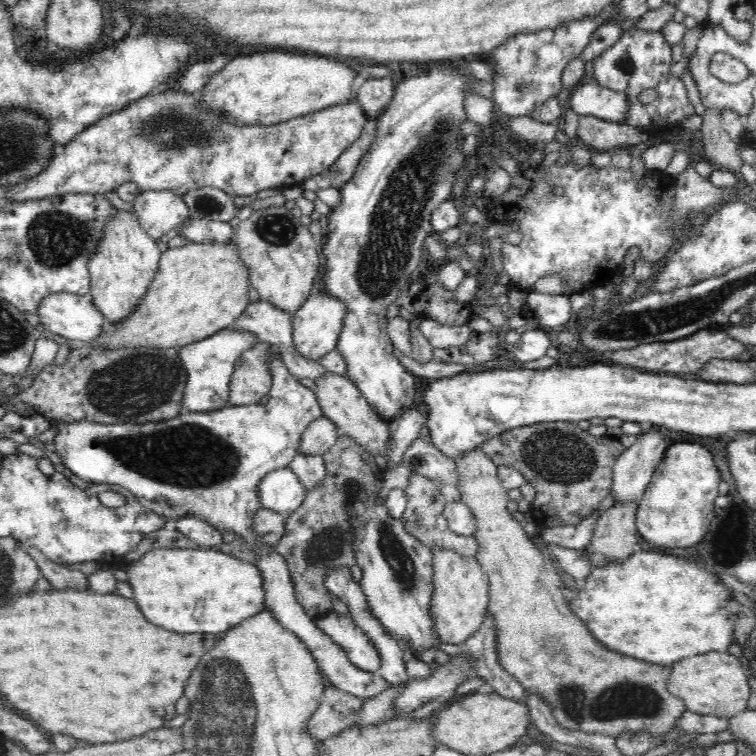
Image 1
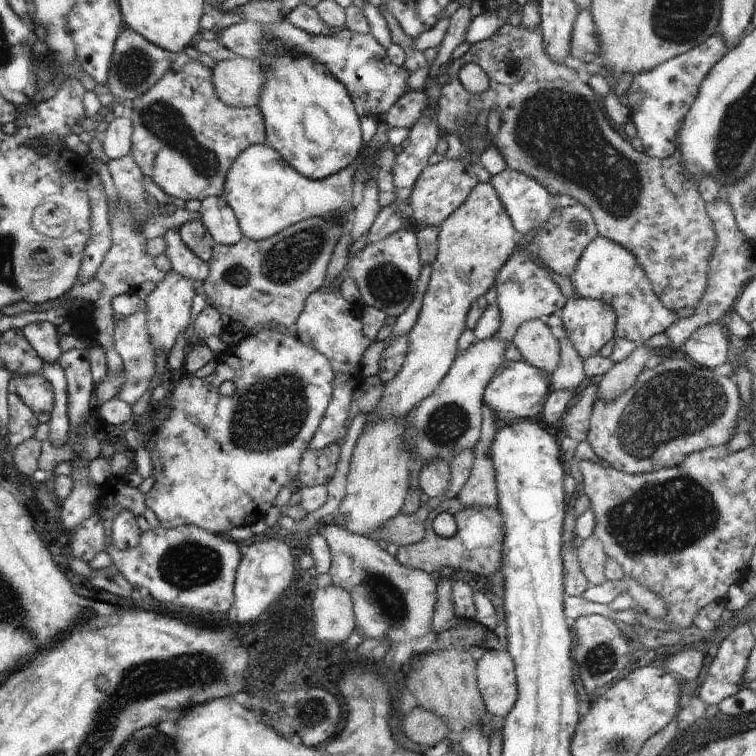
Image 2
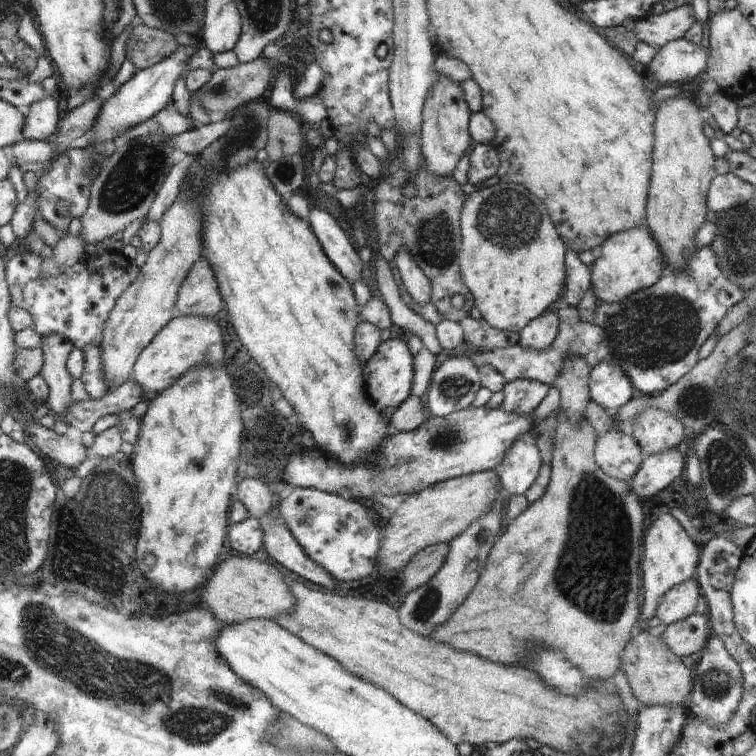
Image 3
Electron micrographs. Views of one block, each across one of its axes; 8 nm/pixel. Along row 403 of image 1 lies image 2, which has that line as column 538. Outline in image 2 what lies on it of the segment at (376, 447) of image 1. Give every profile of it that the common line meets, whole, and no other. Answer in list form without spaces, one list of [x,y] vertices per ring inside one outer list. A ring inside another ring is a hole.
[[[533,319],[524,322],[511,339],[511,344],[527,364],[550,375],[558,365],[560,353],[558,340],[551,330],[545,320]]]

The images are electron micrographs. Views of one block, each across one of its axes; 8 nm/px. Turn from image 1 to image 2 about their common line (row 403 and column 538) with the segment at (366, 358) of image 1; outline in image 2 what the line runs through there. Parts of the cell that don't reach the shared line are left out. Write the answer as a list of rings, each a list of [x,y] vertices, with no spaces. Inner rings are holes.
[[[524,360],[505,361],[492,376],[483,400],[485,405],[490,406],[498,414],[501,423],[518,418],[534,418],[543,412],[544,404],[552,392],[551,383],[549,373],[527,364]]]

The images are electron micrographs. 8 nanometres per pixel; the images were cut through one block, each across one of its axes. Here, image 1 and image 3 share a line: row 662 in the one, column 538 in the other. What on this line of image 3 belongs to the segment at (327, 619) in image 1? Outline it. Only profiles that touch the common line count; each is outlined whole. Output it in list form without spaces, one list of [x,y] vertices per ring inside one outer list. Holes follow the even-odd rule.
[[[710,246],[702,247],[691,256],[688,266],[683,271],[675,273],[665,267],[656,284],[630,294],[622,302],[608,304],[608,302],[596,301],[592,323],[583,321],[576,307],[570,306],[560,310],[557,314],[560,322],[558,335],[547,350],[523,348],[518,344],[490,352],[466,352],[463,357],[468,358],[474,367],[482,366],[482,364],[492,366],[507,382],[526,378],[553,385],[554,380],[560,376],[564,360],[568,360],[574,354],[574,356],[584,358],[584,362],[590,368],[594,368],[600,362],[614,364],[628,376],[628,380],[632,382],[637,393],[656,395],[668,390],[672,384],[678,382],[698,364],[698,352],[701,346],[716,332],[726,312],[744,299],[744,290],[732,284],[726,276],[730,275],[723,273],[719,260]]]

